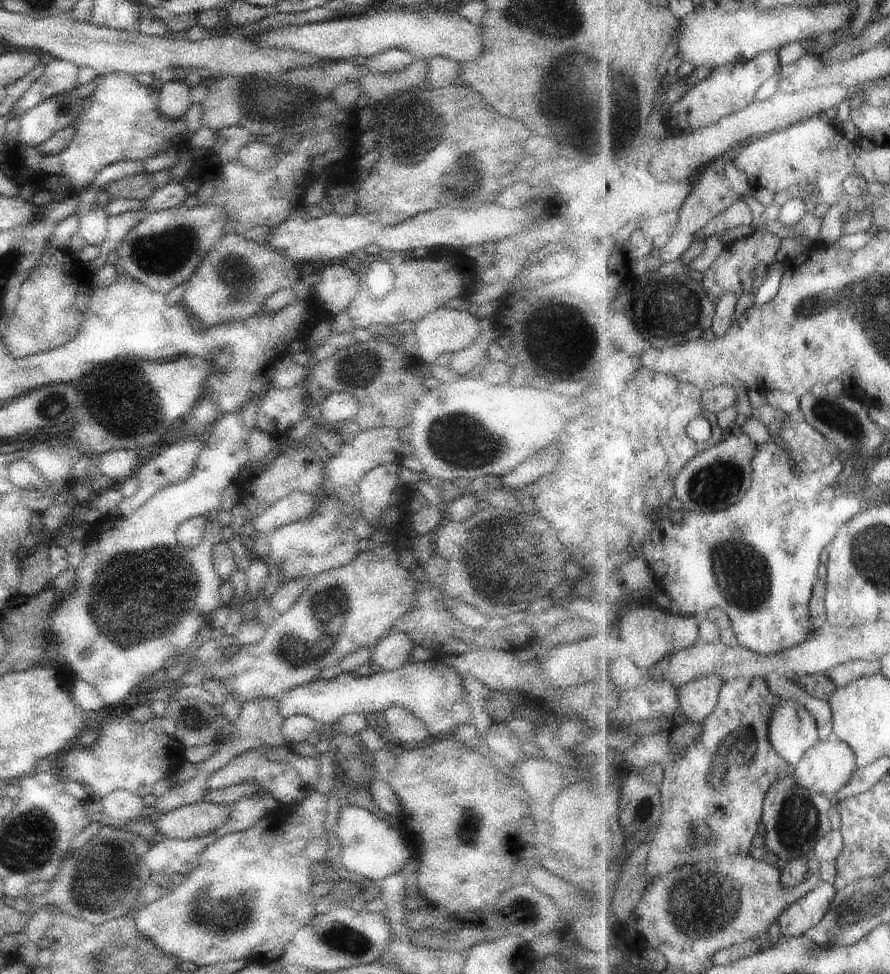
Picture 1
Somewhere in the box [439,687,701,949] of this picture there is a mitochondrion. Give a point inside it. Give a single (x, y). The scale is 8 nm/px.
(520, 911)

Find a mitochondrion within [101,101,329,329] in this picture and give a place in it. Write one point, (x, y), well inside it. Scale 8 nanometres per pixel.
(164, 253)

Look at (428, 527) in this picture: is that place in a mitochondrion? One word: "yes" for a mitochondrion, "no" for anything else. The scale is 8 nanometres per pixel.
no

